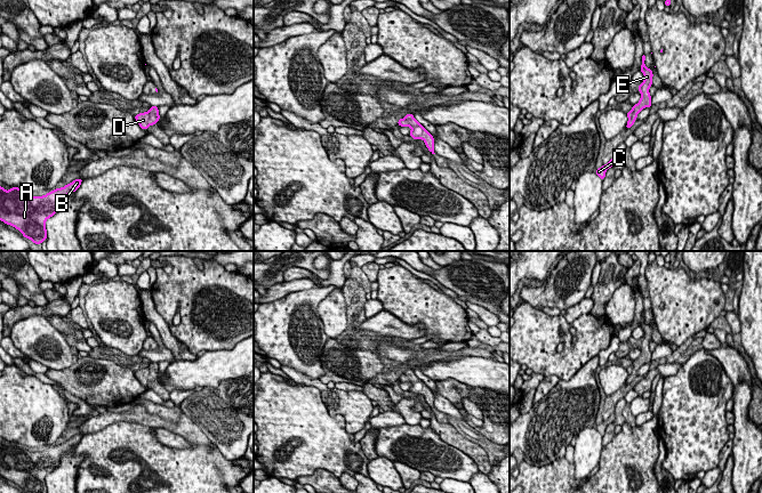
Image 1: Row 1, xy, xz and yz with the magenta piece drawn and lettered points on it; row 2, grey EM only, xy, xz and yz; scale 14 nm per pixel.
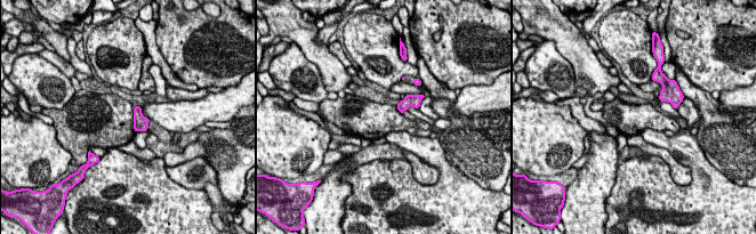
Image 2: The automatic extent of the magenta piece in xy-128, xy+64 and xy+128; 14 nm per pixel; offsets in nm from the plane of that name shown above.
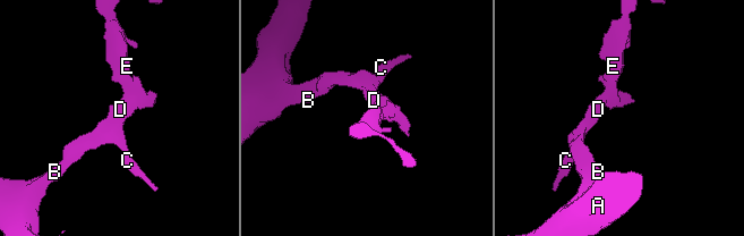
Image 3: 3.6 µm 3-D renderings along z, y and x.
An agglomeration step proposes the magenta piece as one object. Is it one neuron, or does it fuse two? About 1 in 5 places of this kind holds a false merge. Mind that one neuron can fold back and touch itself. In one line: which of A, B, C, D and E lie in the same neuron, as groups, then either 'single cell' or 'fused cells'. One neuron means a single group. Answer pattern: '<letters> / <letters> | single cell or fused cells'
A B C D E | single cell

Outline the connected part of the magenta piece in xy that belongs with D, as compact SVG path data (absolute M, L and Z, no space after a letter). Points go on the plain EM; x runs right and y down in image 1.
M151 362L147 367L138 369L135 375L142 385L147 386L149 381L154 381L160 375L158 362Z

